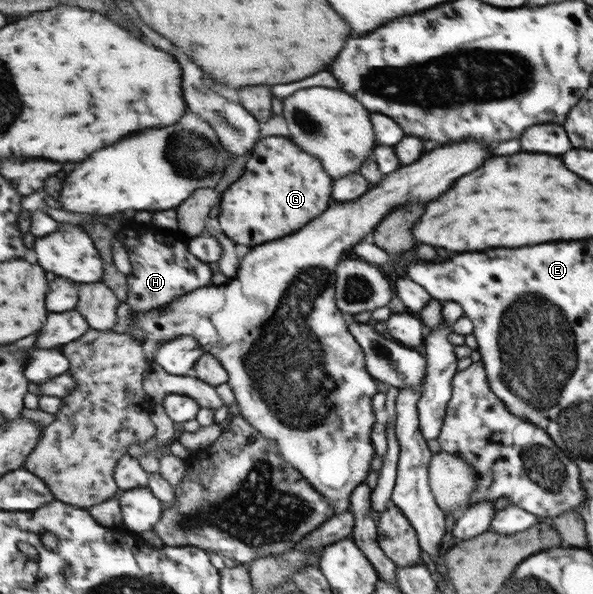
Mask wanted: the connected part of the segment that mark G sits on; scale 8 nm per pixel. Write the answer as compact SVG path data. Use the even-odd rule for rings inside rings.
M282 136L261 138L262 140L256 144L252 158L246 162L246 174L226 190L220 214L216 219L217 226L222 228L222 232L230 240L251 248L292 234L298 228L302 228L308 220L322 214L332 202L334 181L327 172L322 170L320 162L314 156L302 152L302 149L292 144L288 138L282 138Z

